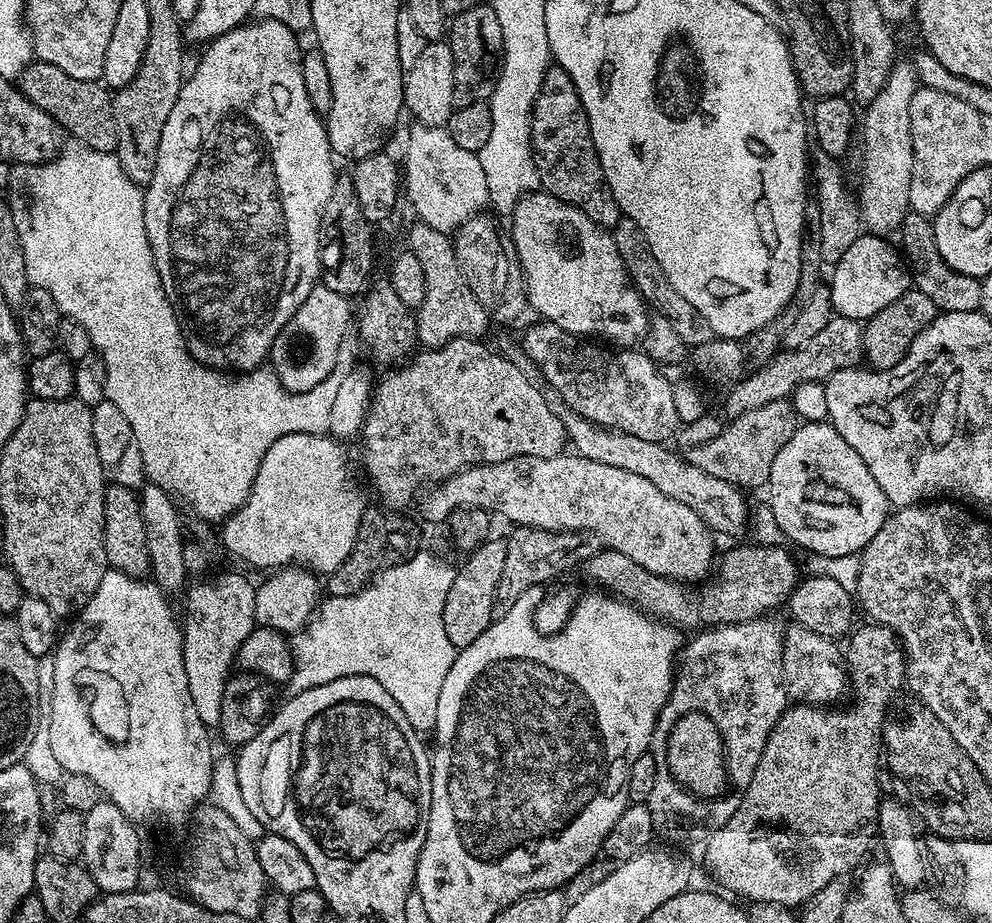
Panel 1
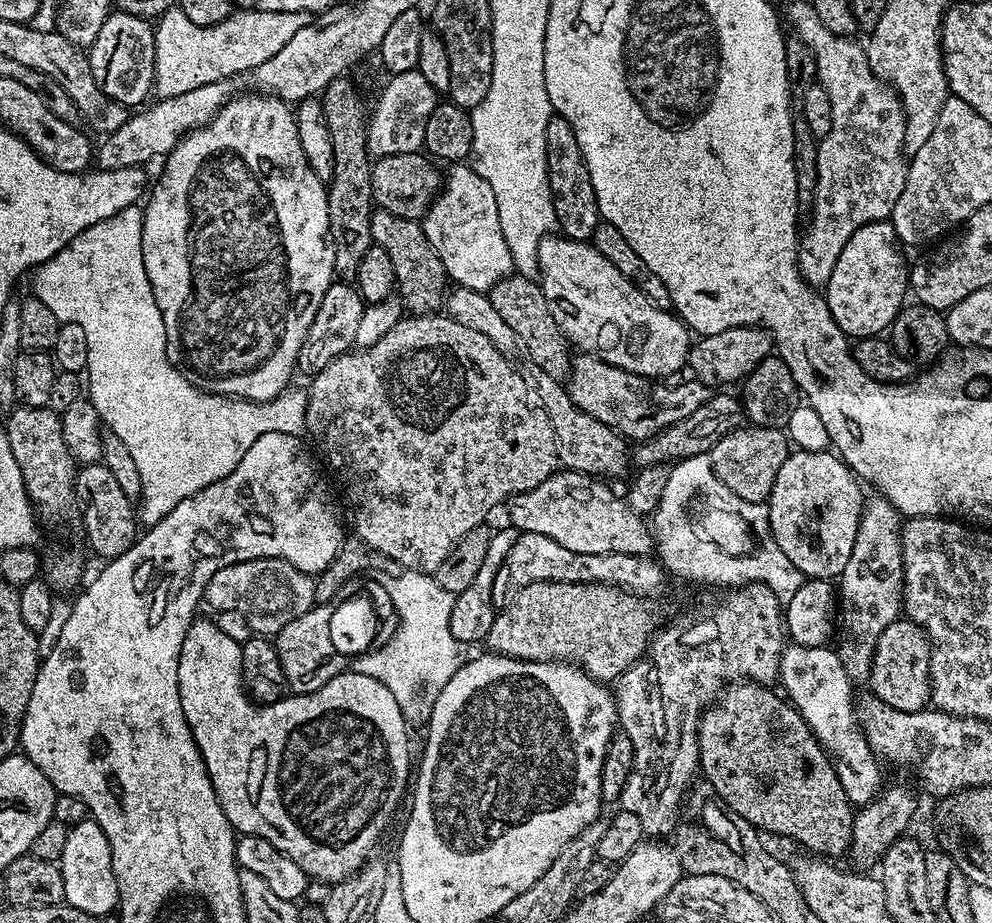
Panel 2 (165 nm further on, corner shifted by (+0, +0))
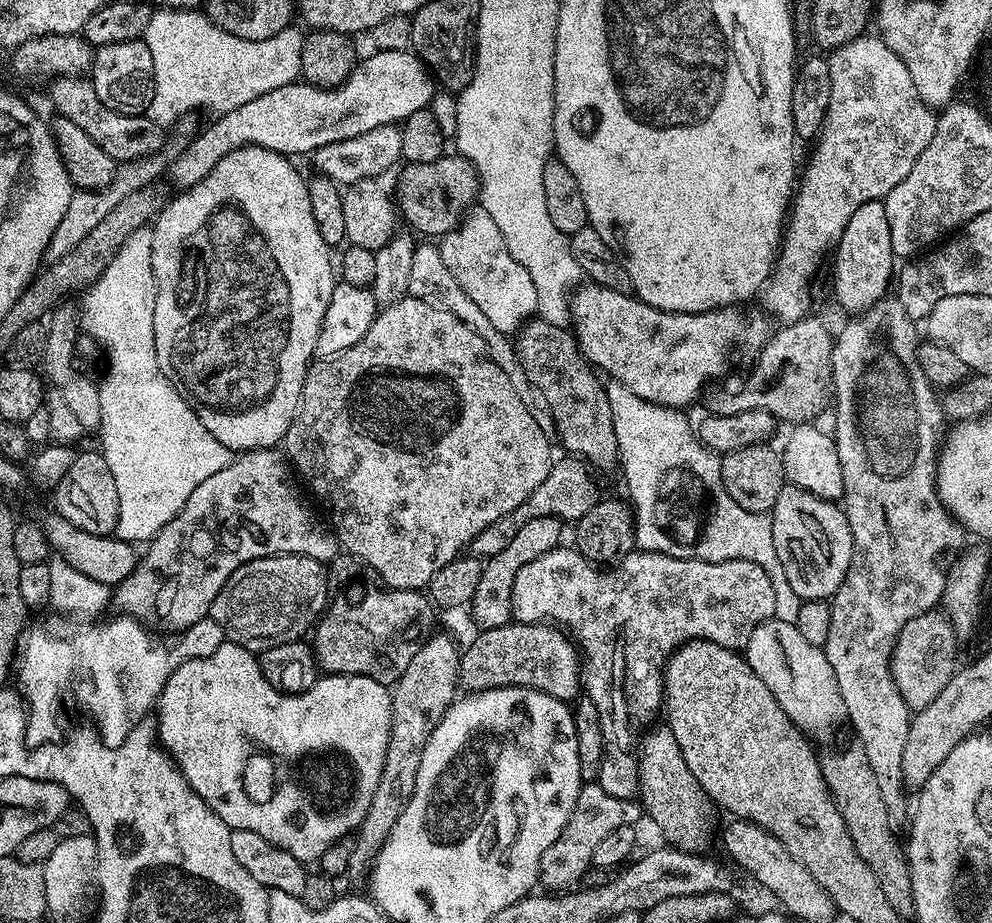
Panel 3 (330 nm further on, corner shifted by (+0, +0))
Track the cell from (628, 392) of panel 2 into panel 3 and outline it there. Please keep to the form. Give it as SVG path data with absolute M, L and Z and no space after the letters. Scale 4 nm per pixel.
M809 314L807 316L803 316L798 322L794 322L793 324L789 324L787 326L777 327L777 332L775 329L774 334L769 335L768 341L764 343L764 350L760 353L759 356L756 357L754 363L751 365L750 371L752 373L749 374L748 377L745 378L741 384L736 384L733 388L716 388L720 386L712 386L707 389L703 393L702 396L702 404L704 400L704 404L708 407L707 411L711 414L718 416L736 416L740 412L744 411L754 411L756 409L764 409L770 415L774 416L777 421L782 422L785 420L788 423L788 426L795 426L797 424L807 424L809 422L815 421L817 418L815 416L820 416L824 412L824 407L829 407L830 397L833 395L834 389L832 387L832 346L834 343L833 333L828 333L828 328L823 324L822 321L816 317L816 314Z

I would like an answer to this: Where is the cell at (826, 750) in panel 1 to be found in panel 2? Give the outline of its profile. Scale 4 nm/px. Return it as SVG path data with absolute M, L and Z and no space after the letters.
M901 618L890 622L876 643L872 670L867 683L872 684L871 695L879 698L883 704L894 706L894 710L922 712L929 707L932 694L930 678L930 654L932 642L928 635L912 620Z

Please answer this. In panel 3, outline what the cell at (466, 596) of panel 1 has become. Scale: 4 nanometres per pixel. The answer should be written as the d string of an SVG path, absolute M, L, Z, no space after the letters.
M555 516L533 518L531 522L526 522L526 526L522 526L522 530L518 530L518 534L514 534L514 539L500 553L483 561L482 578L478 581L478 590L474 590L470 605L472 620L477 624L477 629L500 628L512 620L512 591L518 570L522 570L526 562L534 562L534 558L542 558L542 554L557 547L561 543L560 528L561 521Z

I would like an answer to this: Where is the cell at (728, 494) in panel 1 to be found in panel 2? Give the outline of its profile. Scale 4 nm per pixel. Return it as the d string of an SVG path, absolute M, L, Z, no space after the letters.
M459 286L453 287L446 296L446 315L462 322L462 326L470 326L470 330L478 330L478 334L486 334L486 338L494 342L494 350L498 350L507 360L519 362L518 371L526 382L533 401L542 410L546 410L550 418L556 443L556 458L567 471L620 476L627 467L629 468L630 448L625 437L610 426L598 422L598 418L590 418L590 414L578 410L578 406L574 406L574 402L568 397L567 387L561 381L550 378L546 370L525 358L526 353L521 348L520 341L516 339L514 330L510 330L510 325L498 315L498 310L494 310L485 293Z

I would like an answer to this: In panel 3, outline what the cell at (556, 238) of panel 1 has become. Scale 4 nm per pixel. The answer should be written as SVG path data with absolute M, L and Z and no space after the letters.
M591 282L581 283L579 287L573 291L570 297L570 307L572 310L572 323L570 328L575 335L577 344L580 346L580 353L588 359L589 364L601 373L609 372L609 374L612 375L611 379L613 381L621 383L626 390L632 390L638 398L646 399L649 400L650 403L660 404L668 408L687 409L687 404L692 404L695 400L697 403L698 397L705 391L706 386L719 381L716 380L719 376L726 375L731 368L736 368L739 364L745 364L745 366L751 365L756 357L763 352L764 343L768 341L770 335L770 328L768 329L768 323L770 323L769 319L765 316L765 313L760 310L750 313L749 316L744 312L740 312L744 310L736 306L730 308L716 308L713 312L663 312L654 306L644 304L642 301L637 300L635 295L627 292L619 292L618 290L610 290L606 286Z

